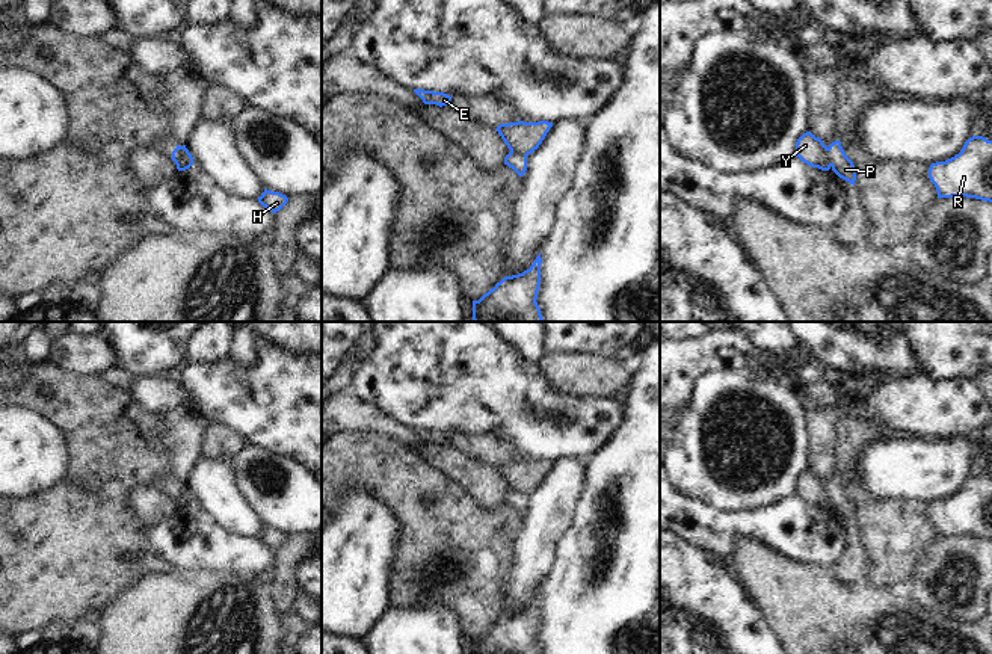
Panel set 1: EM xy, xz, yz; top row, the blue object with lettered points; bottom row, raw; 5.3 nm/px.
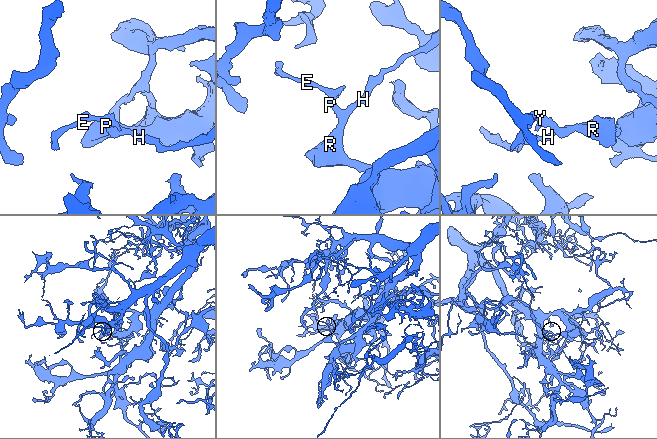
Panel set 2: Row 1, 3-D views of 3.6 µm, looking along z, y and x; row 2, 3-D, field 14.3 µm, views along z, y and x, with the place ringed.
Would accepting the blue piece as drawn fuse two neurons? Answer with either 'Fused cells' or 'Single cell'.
Fused cells

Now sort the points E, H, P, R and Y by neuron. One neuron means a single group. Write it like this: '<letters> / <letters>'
E Y / H P R

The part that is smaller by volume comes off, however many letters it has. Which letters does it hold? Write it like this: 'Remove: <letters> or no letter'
Remove: E, Y

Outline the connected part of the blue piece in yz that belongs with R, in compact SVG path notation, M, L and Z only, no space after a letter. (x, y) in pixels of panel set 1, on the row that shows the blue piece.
M969 137L959 154L932 163L929 178L938 198L966 196L992 202L992 140Z

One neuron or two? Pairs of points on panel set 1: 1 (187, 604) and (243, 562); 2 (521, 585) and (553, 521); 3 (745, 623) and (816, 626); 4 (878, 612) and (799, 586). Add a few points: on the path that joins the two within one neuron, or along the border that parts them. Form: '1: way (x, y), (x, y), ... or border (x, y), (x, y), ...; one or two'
1: border (198, 568), (234, 570), (257, 577); two
2: way (527, 570), (538, 536); one
3: border (748, 594), (758, 607), (766, 626), (778, 638); two
4: way (858, 612), (825, 612), (819, 606); one

